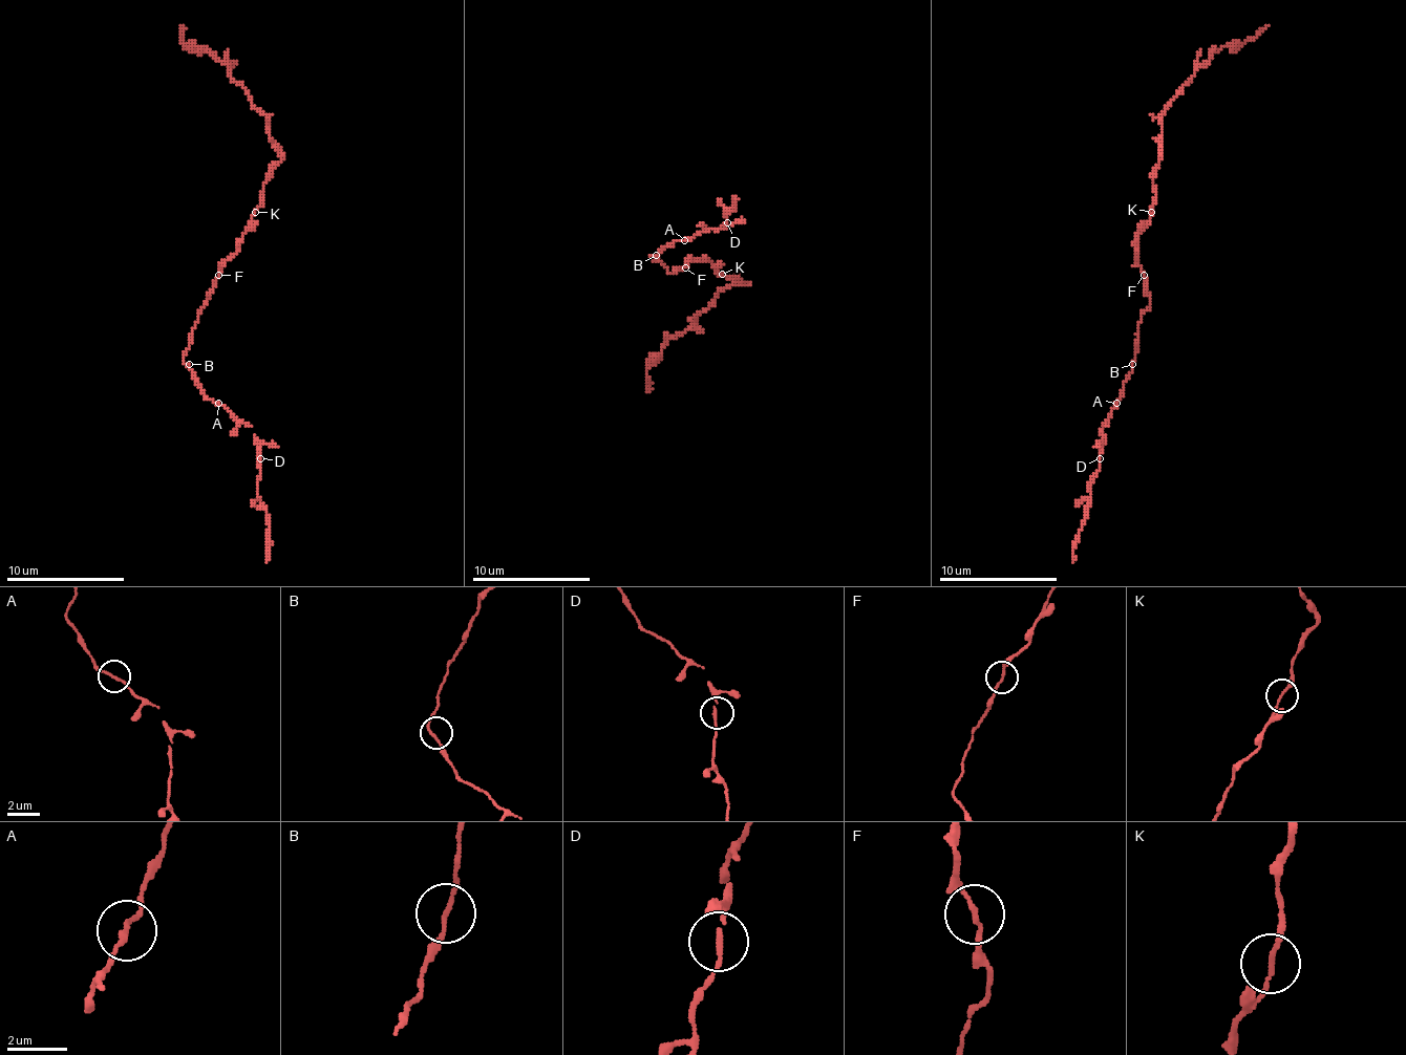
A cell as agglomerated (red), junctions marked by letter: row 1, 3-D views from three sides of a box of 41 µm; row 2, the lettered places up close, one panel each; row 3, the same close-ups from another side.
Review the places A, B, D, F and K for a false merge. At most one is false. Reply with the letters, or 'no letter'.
no letter

